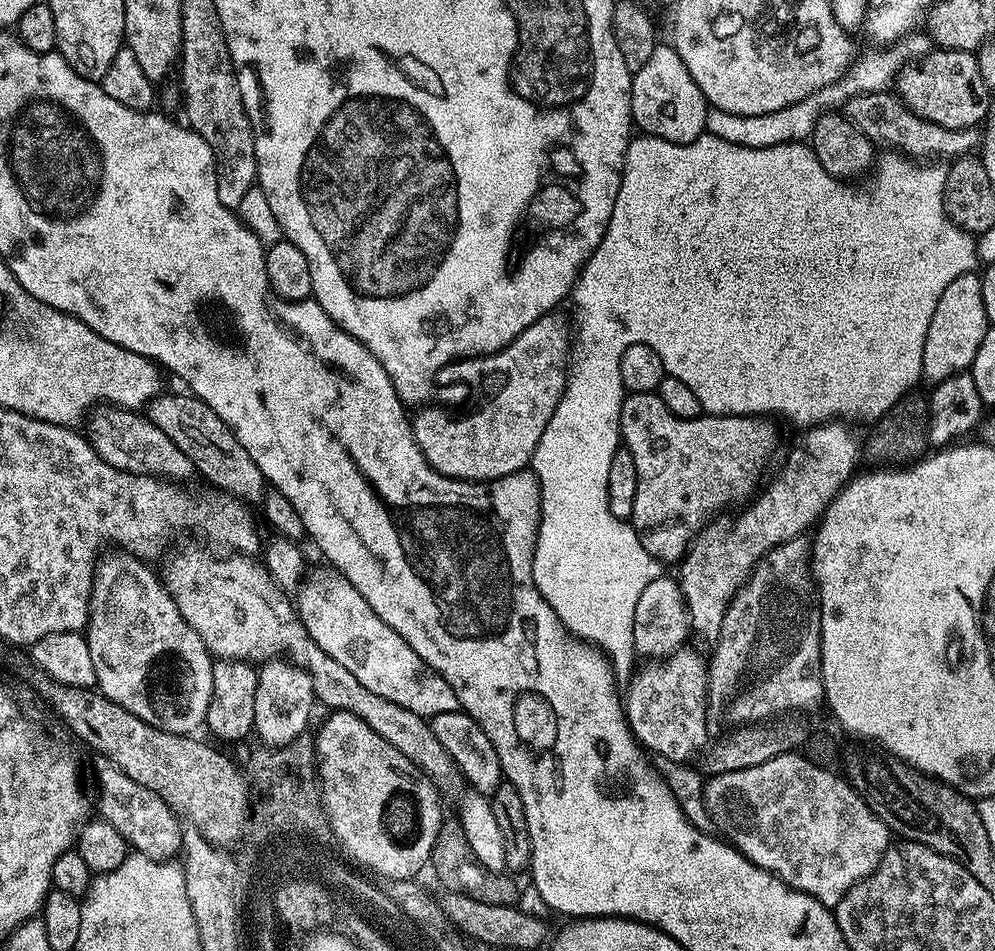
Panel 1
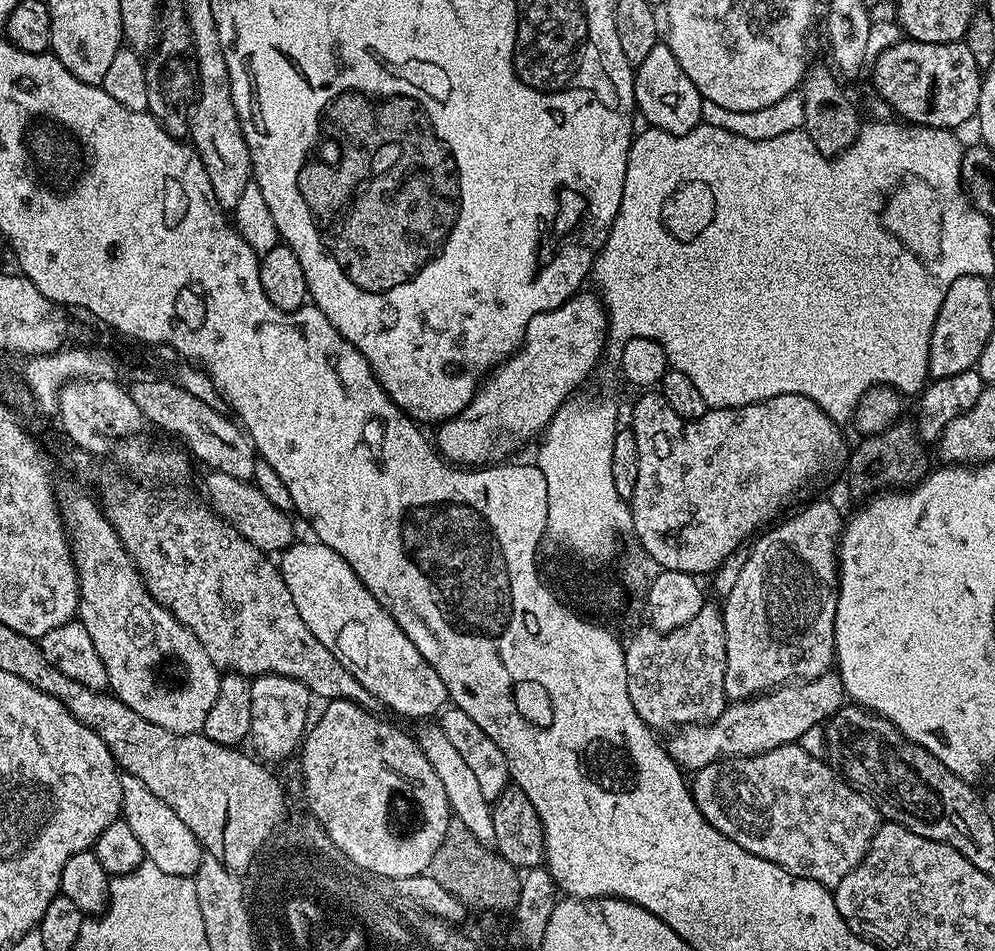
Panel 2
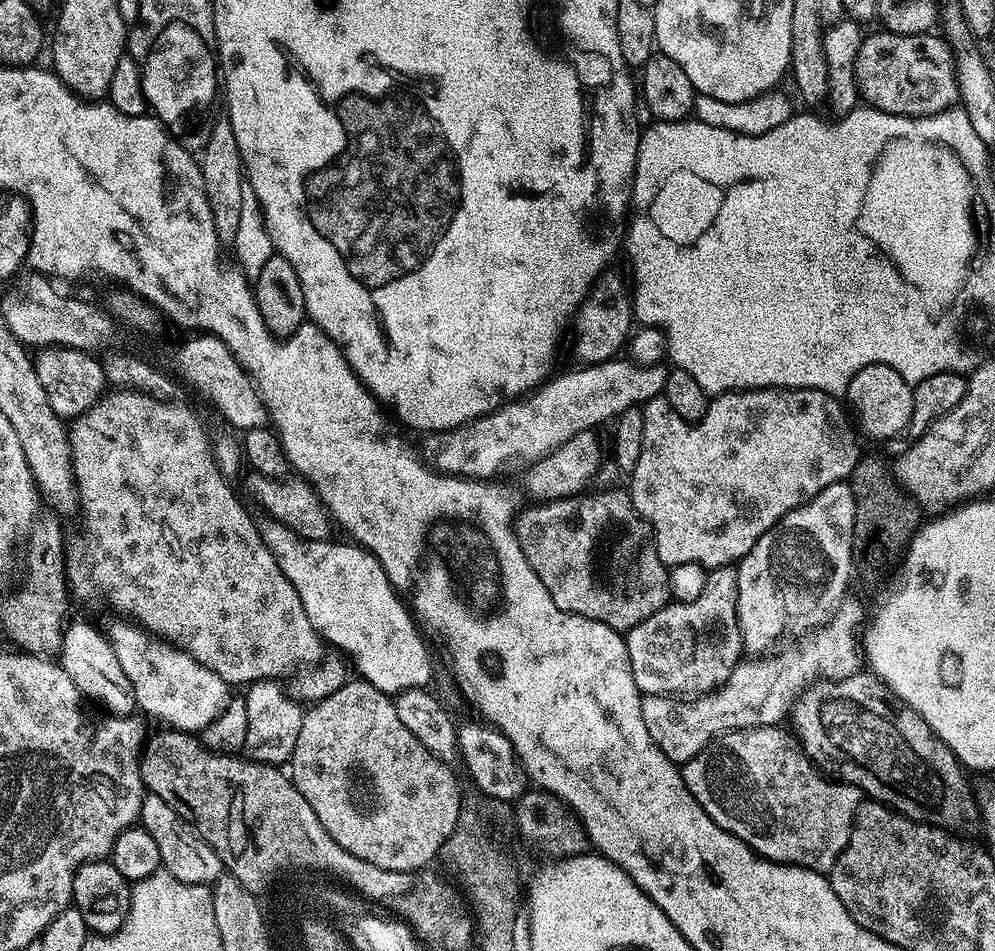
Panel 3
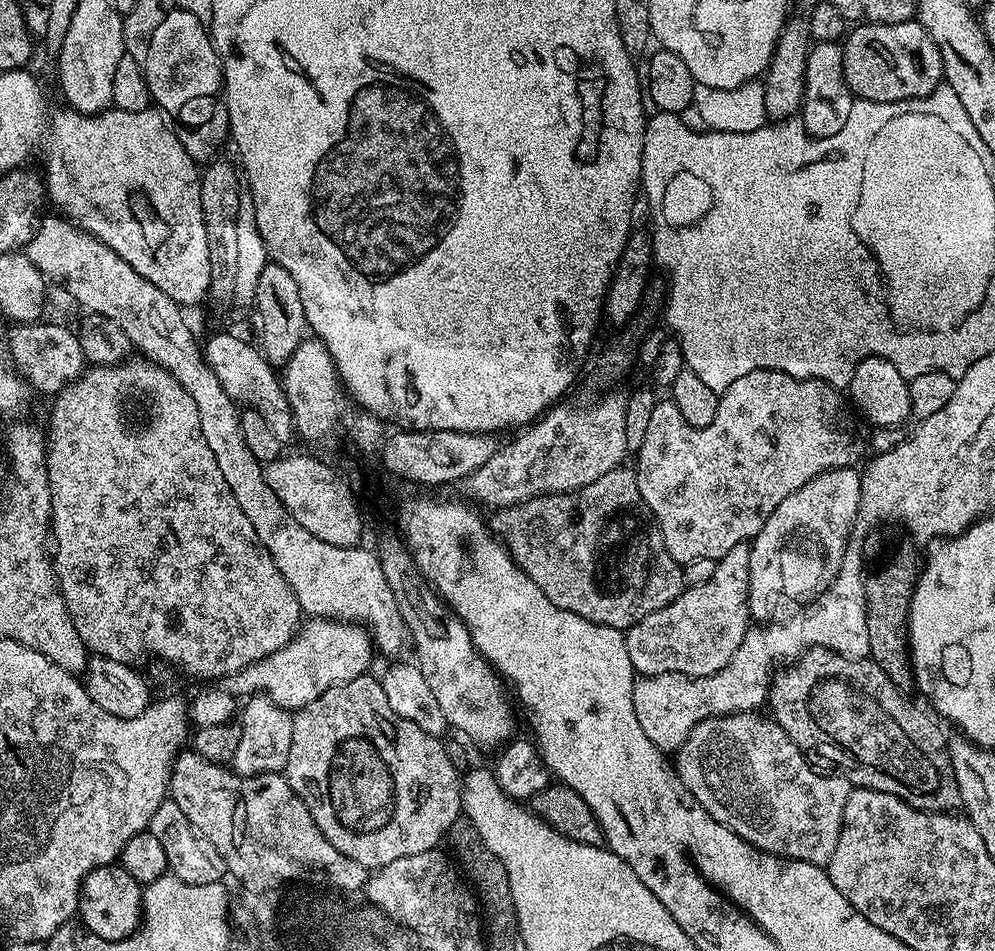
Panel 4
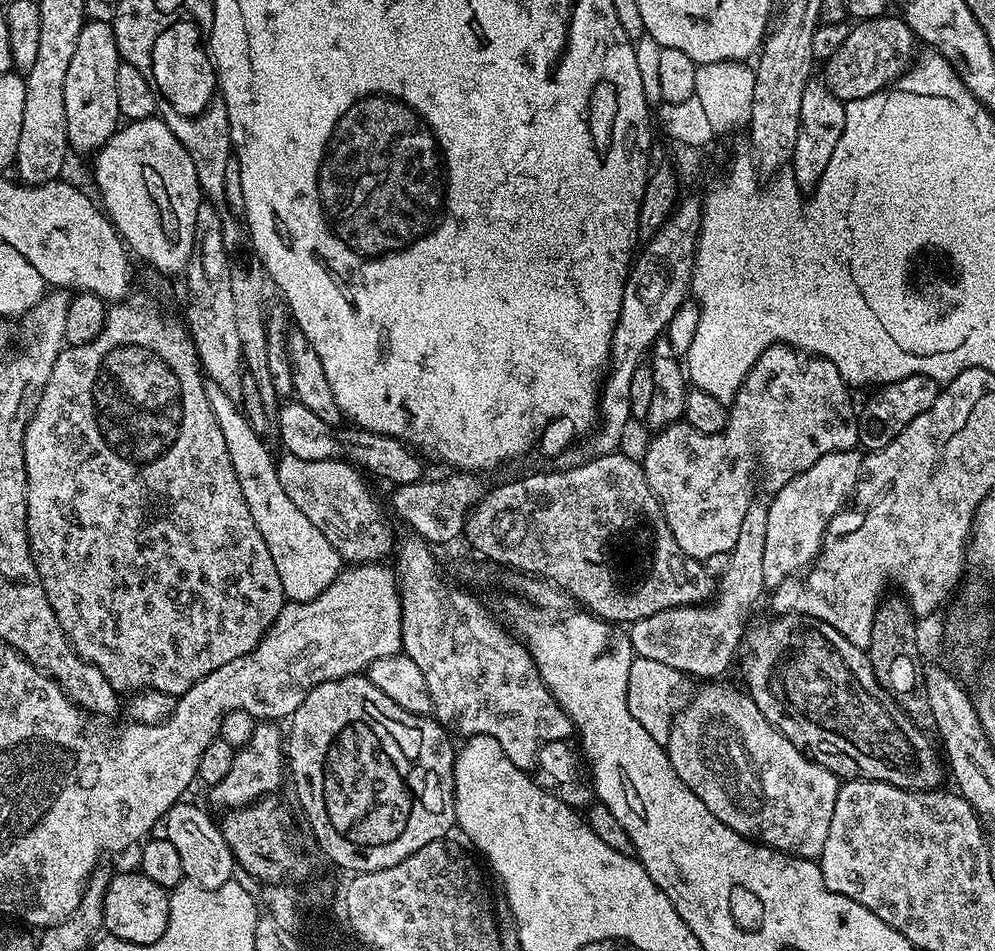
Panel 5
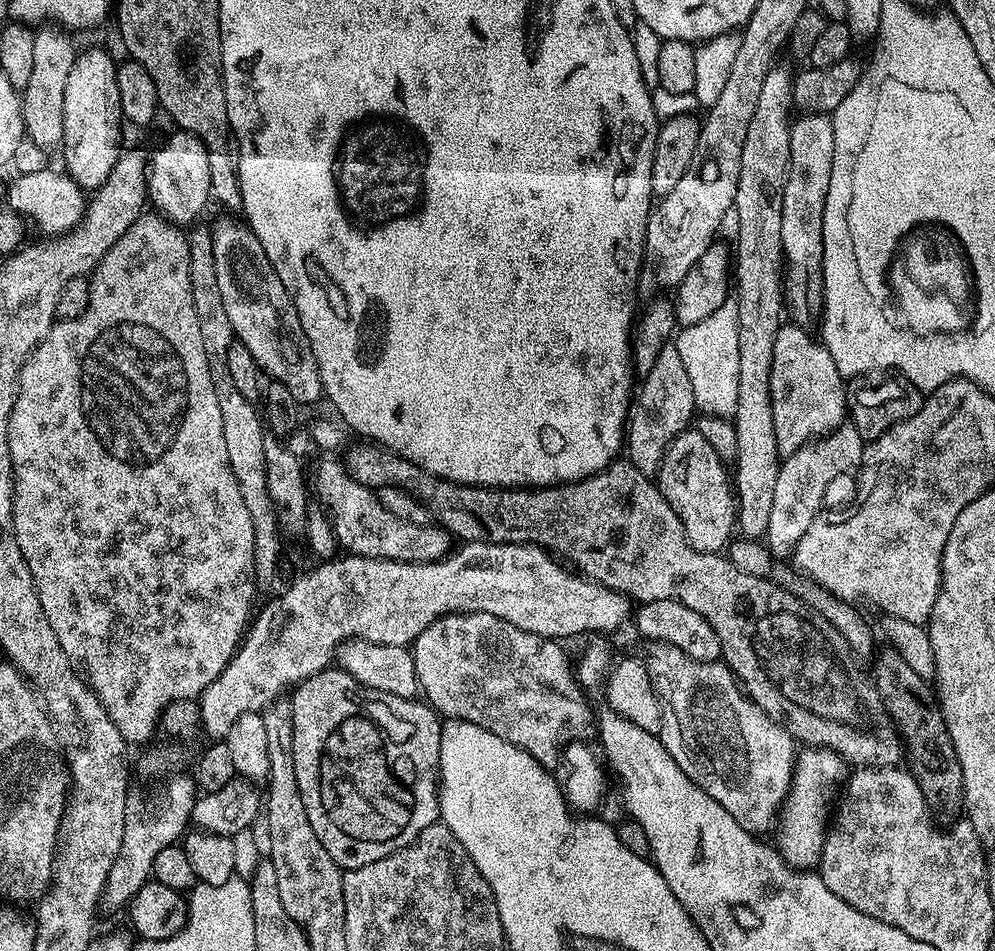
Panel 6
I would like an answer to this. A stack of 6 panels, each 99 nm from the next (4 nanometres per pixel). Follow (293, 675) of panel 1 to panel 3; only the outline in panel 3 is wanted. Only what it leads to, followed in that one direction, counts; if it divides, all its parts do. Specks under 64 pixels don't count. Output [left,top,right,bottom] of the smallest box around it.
[243,680,305,765]

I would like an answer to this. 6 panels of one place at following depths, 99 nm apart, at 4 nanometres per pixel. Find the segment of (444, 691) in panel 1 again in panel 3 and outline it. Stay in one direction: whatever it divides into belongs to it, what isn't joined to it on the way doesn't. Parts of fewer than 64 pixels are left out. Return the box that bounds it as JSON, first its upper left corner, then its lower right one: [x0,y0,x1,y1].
[258,518,432,694]

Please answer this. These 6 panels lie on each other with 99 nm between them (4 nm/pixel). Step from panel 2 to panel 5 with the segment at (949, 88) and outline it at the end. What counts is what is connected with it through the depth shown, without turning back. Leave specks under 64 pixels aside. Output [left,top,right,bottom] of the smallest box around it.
[822,14,914,102]

